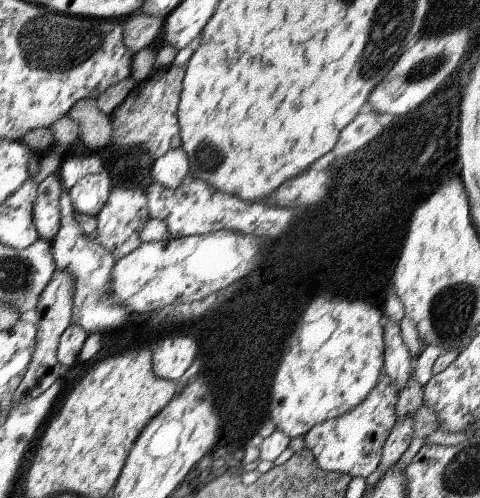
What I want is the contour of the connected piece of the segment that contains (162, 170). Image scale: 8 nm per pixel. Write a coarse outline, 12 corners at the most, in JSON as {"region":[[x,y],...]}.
{"region":[[180,146],[155,159],[151,178],[178,190],[190,173]]}

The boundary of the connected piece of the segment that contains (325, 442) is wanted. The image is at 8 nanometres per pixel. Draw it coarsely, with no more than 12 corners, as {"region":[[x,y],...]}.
{"region":[[380,373],[359,405],[303,437],[317,465],[367,479],[397,420]]}

